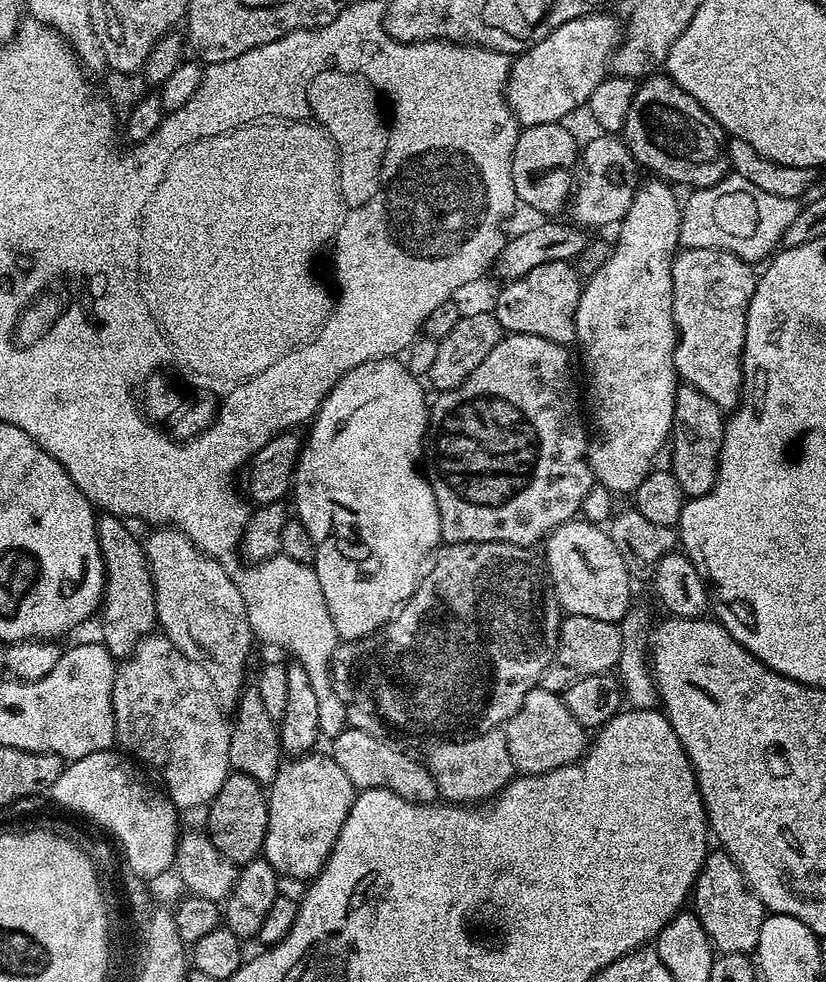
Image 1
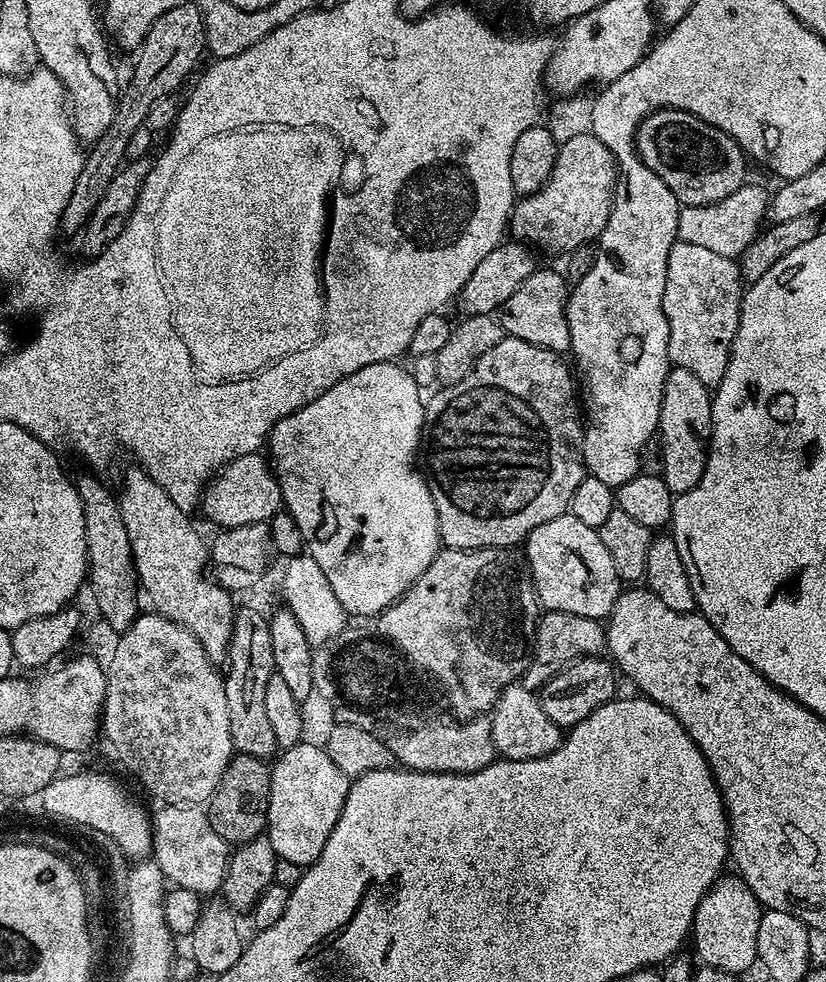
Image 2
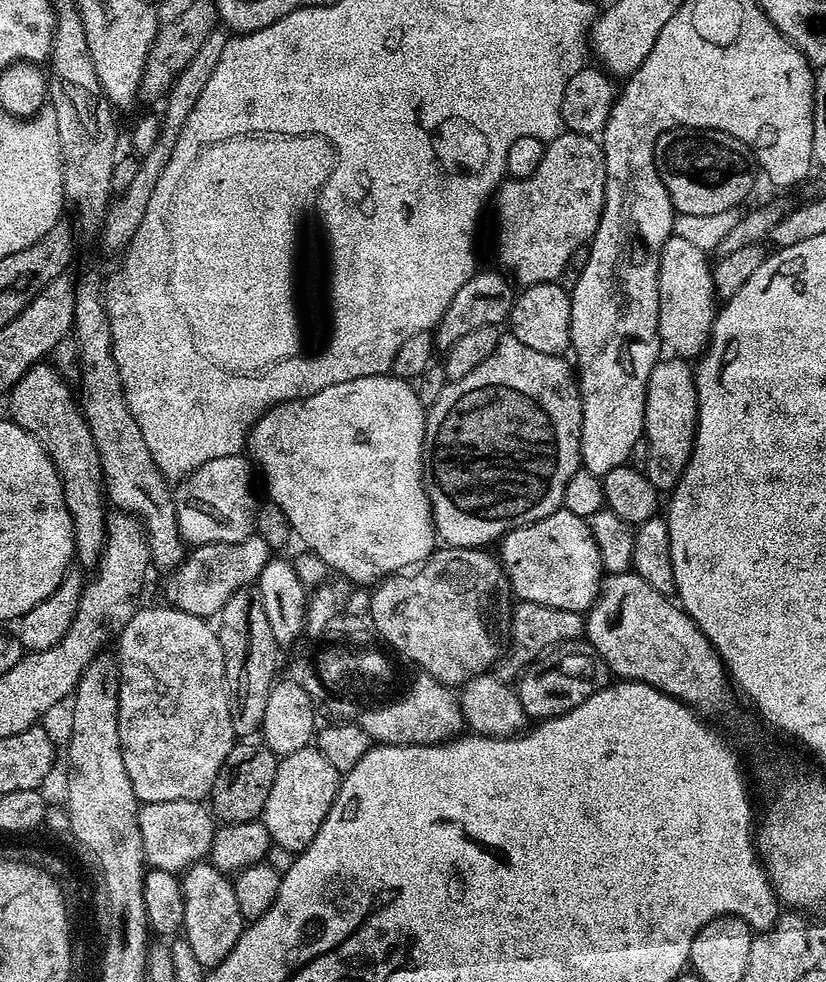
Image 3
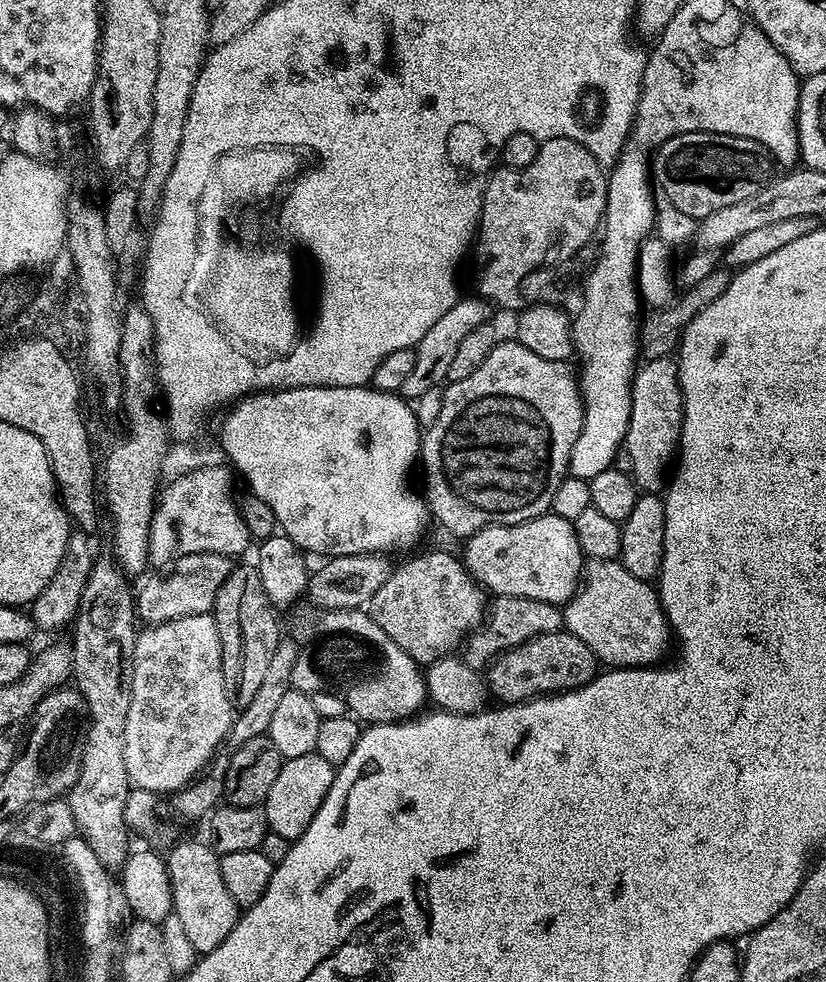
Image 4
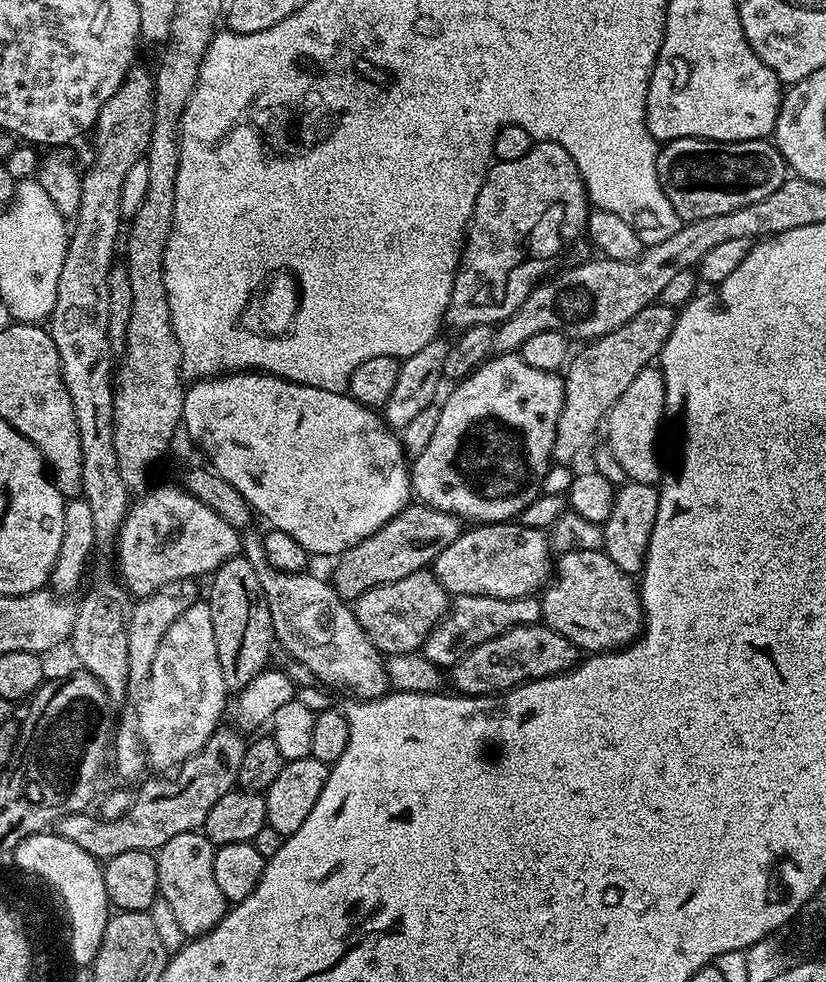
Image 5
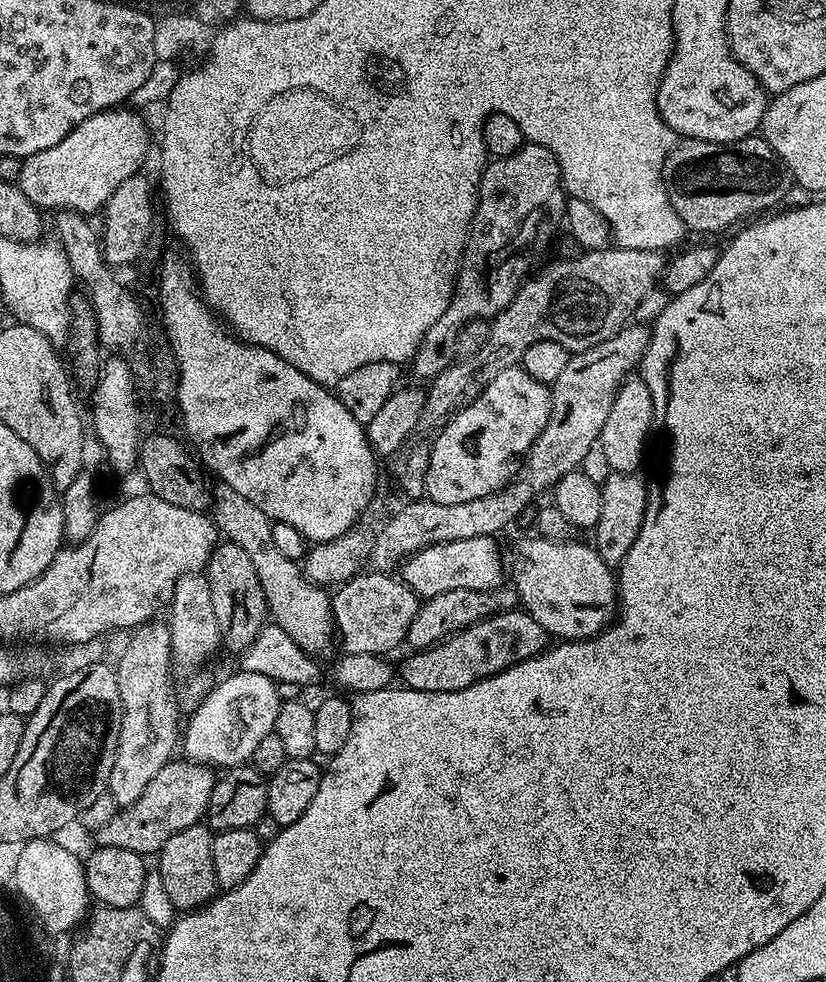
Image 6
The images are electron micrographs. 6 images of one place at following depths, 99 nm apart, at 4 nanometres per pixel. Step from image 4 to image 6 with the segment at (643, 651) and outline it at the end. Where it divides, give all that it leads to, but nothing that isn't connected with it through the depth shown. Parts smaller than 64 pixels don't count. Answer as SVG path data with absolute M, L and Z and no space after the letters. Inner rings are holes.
M532 536L516 544L514 587L520 599L519 607L530 613L534 622L547 630L549 637L559 638L564 642L586 640L589 636L603 632L618 615L617 573L597 554L591 543L576 544L575 539L547 540L545 536Z

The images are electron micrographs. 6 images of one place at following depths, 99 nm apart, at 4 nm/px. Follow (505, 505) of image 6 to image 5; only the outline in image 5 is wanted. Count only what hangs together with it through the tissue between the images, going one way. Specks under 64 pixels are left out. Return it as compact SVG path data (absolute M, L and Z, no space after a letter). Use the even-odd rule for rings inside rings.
M659 302L647 304L630 318L630 322L591 341L581 356L571 357L562 376L564 409L556 422L554 460L557 465L571 465L571 460L595 438L596 431L599 428L601 431L614 402L625 392L626 386L634 382L634 374L649 367L659 357L666 338L670 338L670 330L676 329L676 313L677 309ZM423 502L409 503L390 522L386 522L370 538L362 538L358 546L335 557L330 583L345 602L355 602L366 590L379 584L393 584L406 574L425 571L450 542L462 531L462 521L453 512L431 508Z

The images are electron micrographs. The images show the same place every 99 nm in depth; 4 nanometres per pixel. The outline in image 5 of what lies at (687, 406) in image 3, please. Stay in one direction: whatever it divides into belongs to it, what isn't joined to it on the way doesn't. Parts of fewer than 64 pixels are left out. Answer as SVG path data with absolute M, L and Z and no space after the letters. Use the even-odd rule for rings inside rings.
M649 366L638 370L638 374L634 374L634 382L630 382L630 386L626 386L625 392L617 398L614 406L608 412L606 417L606 432L608 428L606 445L613 456L618 458L618 462L624 468L631 483L659 485L662 479L662 467L660 468L660 460L656 457L656 439L660 436L660 423L665 423L666 420L666 409L664 375L660 372L659 367Z

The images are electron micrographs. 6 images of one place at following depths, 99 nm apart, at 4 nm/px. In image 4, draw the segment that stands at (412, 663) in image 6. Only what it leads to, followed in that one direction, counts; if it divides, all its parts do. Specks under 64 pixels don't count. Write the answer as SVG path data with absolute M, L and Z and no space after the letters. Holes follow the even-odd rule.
M561 630L554 634L542 634L538 638L528 640L522 646L510 648L497 656L487 669L486 687L493 697L497 696L500 699L501 705L521 704L523 700L581 688L591 682L596 675L598 675L598 661L590 646L586 646L586 642L582 642L582 638L578 638L574 633Z

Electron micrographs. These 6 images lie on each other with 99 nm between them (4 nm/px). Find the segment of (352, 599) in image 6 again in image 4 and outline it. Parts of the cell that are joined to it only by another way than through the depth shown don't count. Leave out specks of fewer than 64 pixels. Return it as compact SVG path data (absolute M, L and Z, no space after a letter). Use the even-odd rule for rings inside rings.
M424 552L413 560L408 560L404 565L393 567L390 578L382 582L382 590L374 594L370 605L370 615L382 630L410 658L414 658L417 664L427 666L439 660L441 656L447 656L453 650L463 645L468 633L475 632L480 627L486 615L485 589L477 584L476 580L468 573L464 561L459 555L451 556L448 552Z

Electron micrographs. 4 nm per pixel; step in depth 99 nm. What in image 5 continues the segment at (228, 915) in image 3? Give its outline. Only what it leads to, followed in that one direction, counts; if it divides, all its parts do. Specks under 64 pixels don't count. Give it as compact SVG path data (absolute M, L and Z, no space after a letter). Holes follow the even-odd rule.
M197 830L177 834L155 853L159 895L166 902L170 902L178 926L182 926L185 937L204 936L210 930L214 930L214 926L218 926L218 922L230 907L214 878L216 850L217 845L213 844L212 839L204 835L203 831Z

